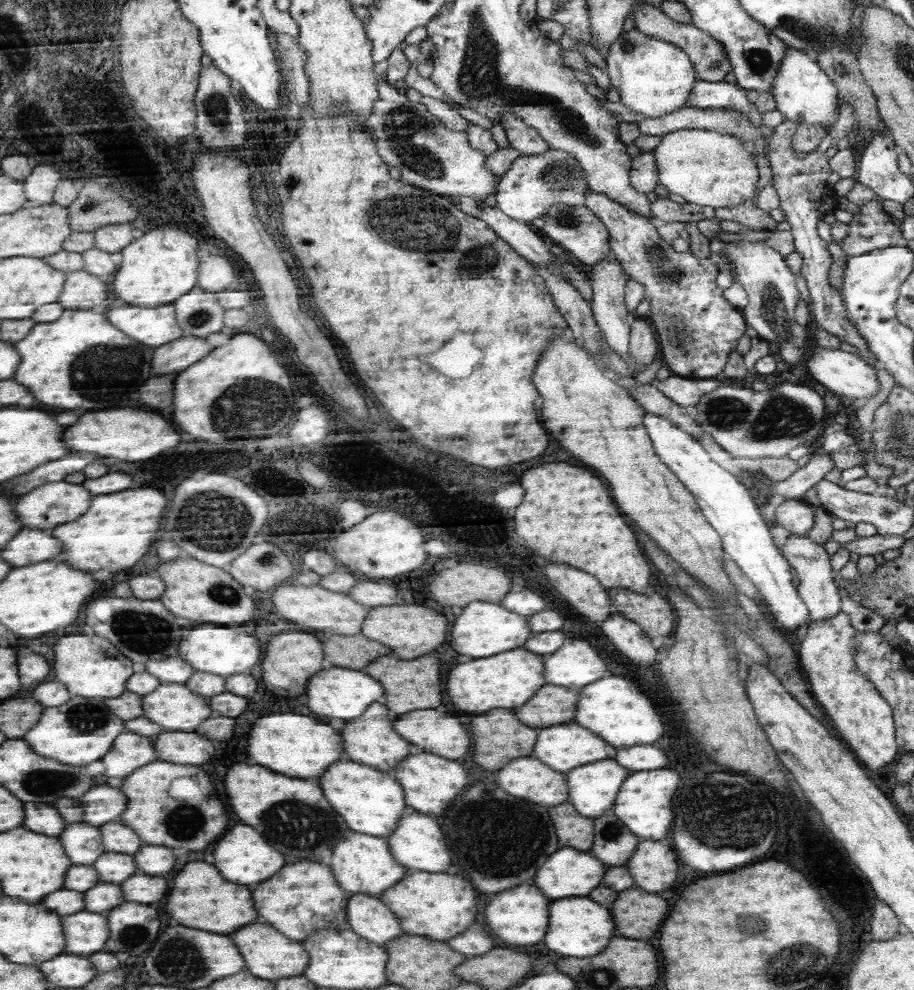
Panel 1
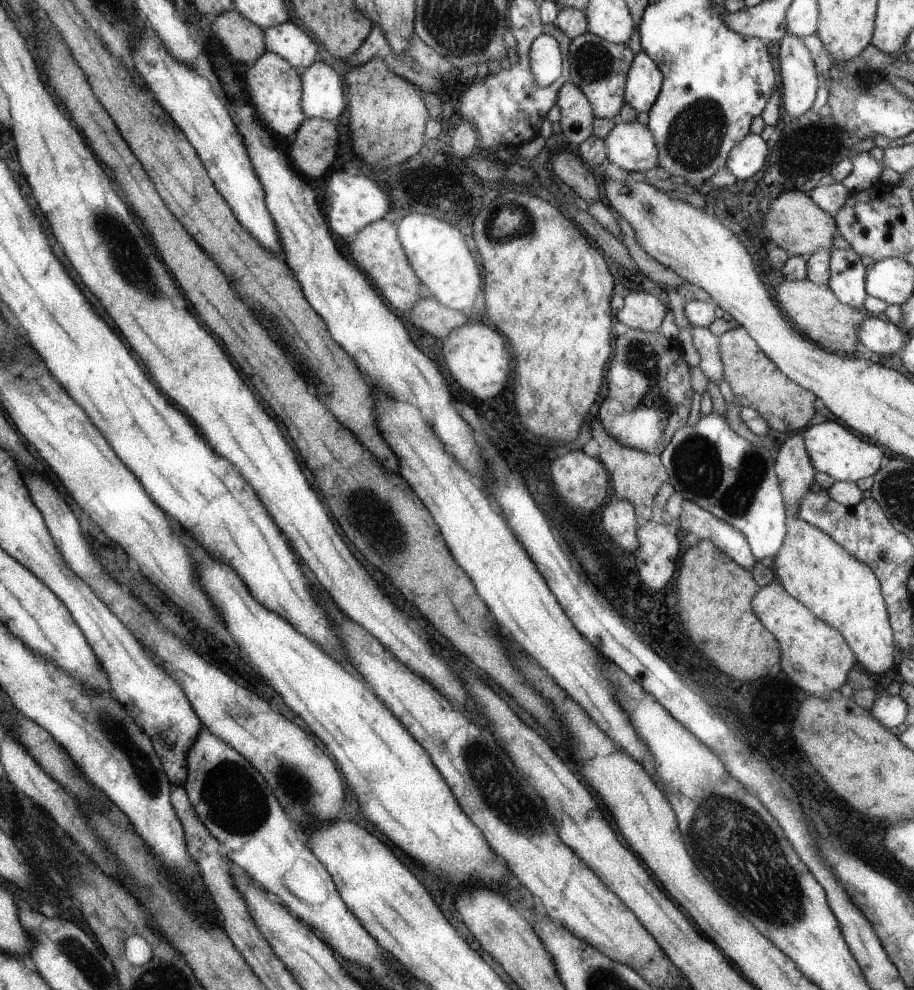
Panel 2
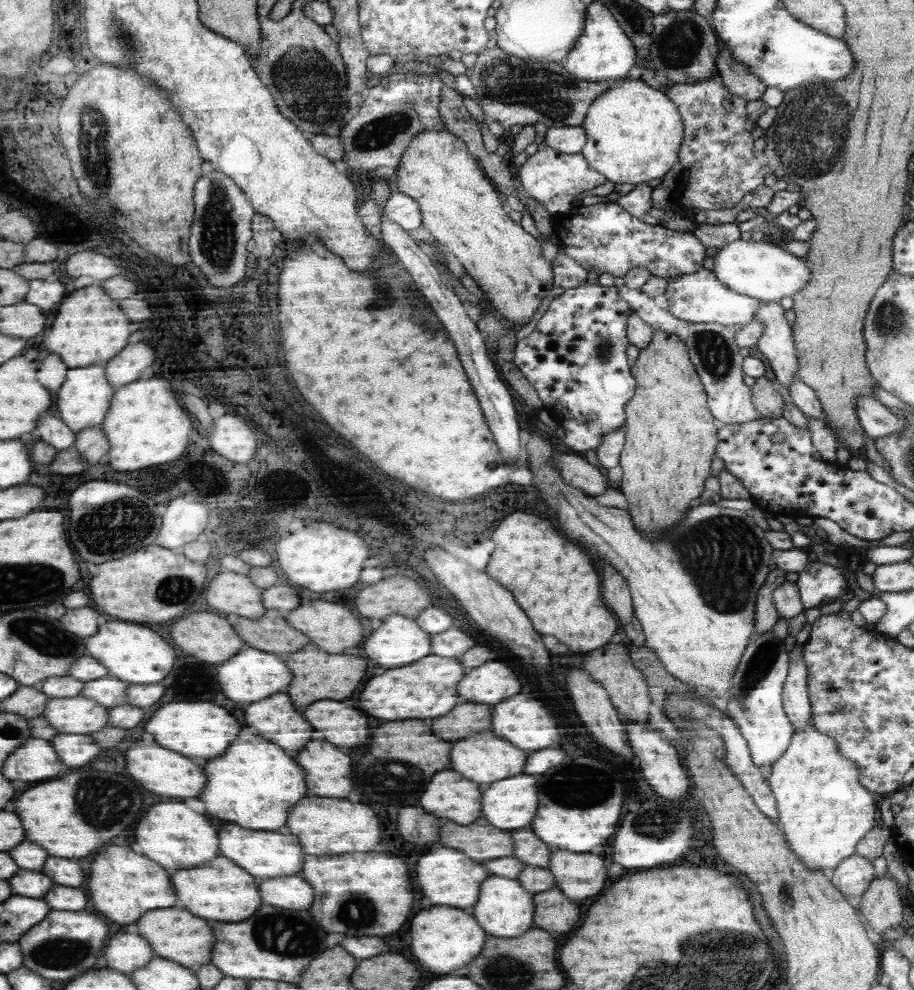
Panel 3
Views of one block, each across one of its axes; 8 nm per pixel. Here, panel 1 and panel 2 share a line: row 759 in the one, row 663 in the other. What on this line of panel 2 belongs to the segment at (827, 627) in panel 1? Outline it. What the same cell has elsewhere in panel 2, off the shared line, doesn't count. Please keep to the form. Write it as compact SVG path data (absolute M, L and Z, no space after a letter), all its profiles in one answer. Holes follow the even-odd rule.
M792 516L787 521L787 538L774 558L776 579L788 591L808 607L816 618L828 622L834 630L847 639L860 666L878 679L896 662L895 632L892 632L890 615L882 587L875 572L844 546L830 538L824 530L812 526L802 518Z

